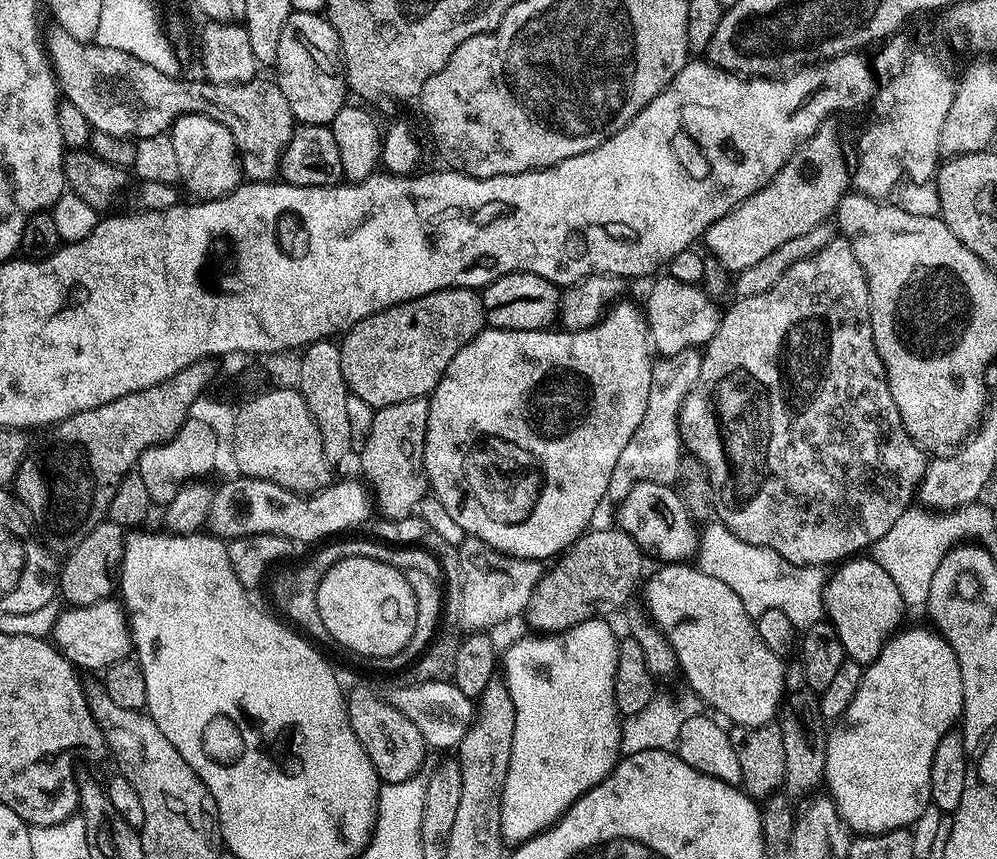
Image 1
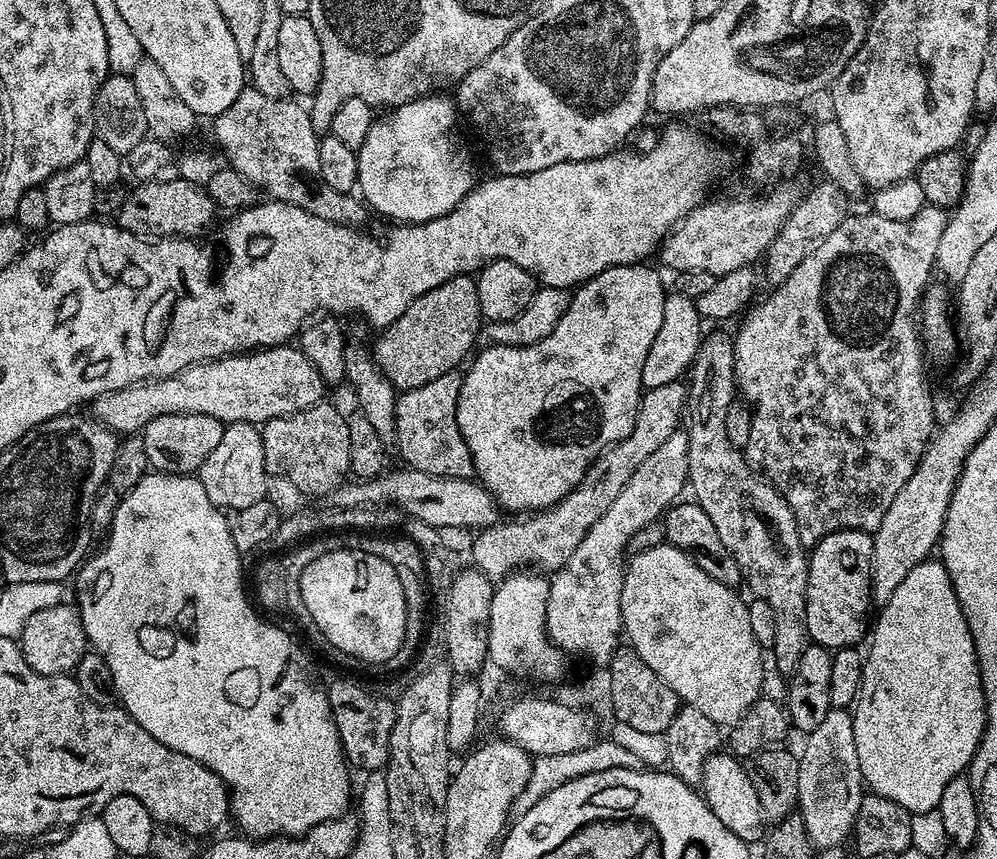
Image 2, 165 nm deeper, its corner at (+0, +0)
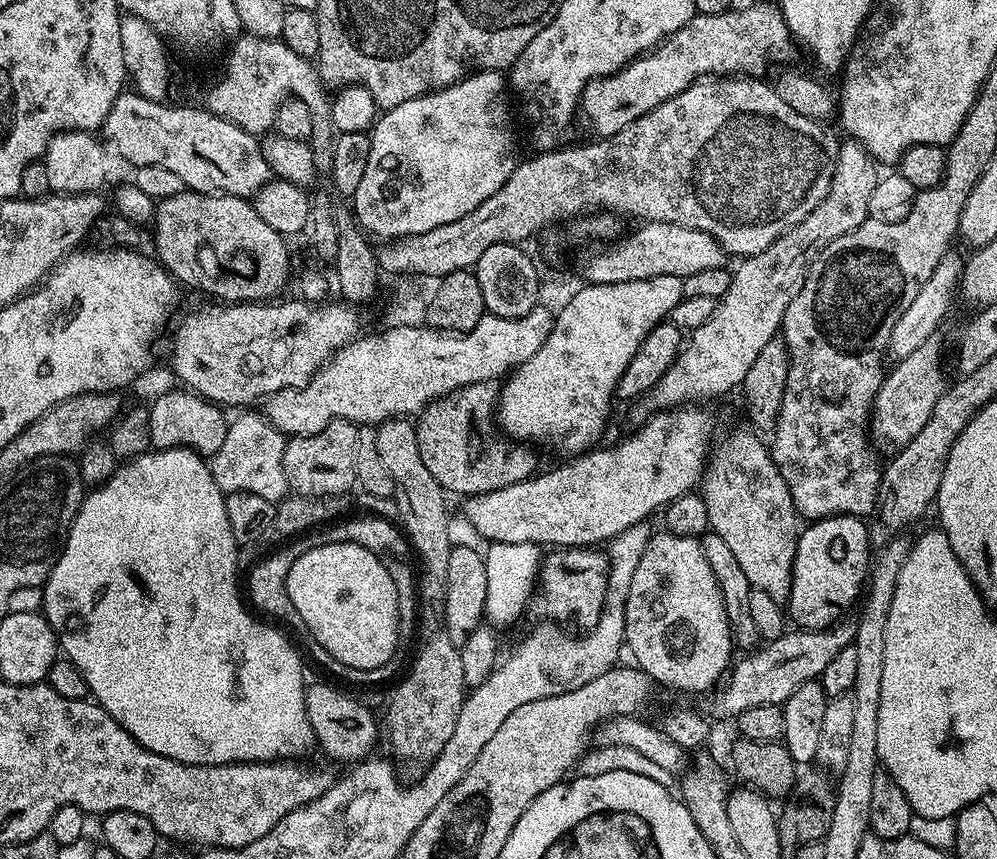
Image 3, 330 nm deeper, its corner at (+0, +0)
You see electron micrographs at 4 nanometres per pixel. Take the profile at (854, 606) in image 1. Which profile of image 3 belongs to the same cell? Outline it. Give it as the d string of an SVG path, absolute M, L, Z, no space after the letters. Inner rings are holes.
M828 516L809 523L801 531L792 567L792 589L786 605L791 623L792 620L796 623L793 625L810 632L833 627L855 602L856 595L858 600L869 575L868 528L864 524L867 523L859 516Z

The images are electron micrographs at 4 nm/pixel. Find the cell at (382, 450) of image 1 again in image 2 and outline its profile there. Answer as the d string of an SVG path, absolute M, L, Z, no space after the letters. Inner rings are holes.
M459 371L442 374L426 386L401 391L396 398L396 439L394 447L400 451L403 463L409 468L431 476L445 476L459 480L473 479L472 455L458 430L456 407L464 381Z

